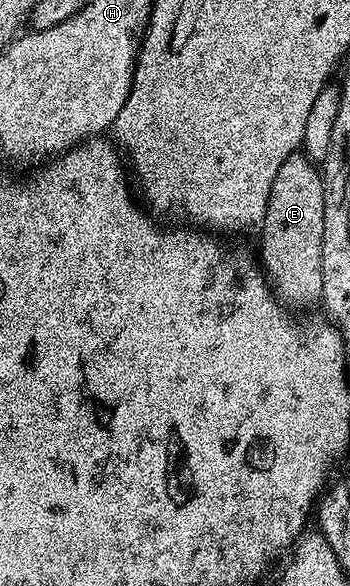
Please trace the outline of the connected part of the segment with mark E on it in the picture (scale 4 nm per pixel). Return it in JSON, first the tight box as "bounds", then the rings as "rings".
{"bounds":[259,152,325,307],"rings":[[[294,152],[283,160],[279,172],[275,172],[275,184],[271,184],[265,216],[259,223],[260,265],[278,299],[290,307],[305,306],[322,297],[324,215],[325,180],[322,171],[304,153]]]}

